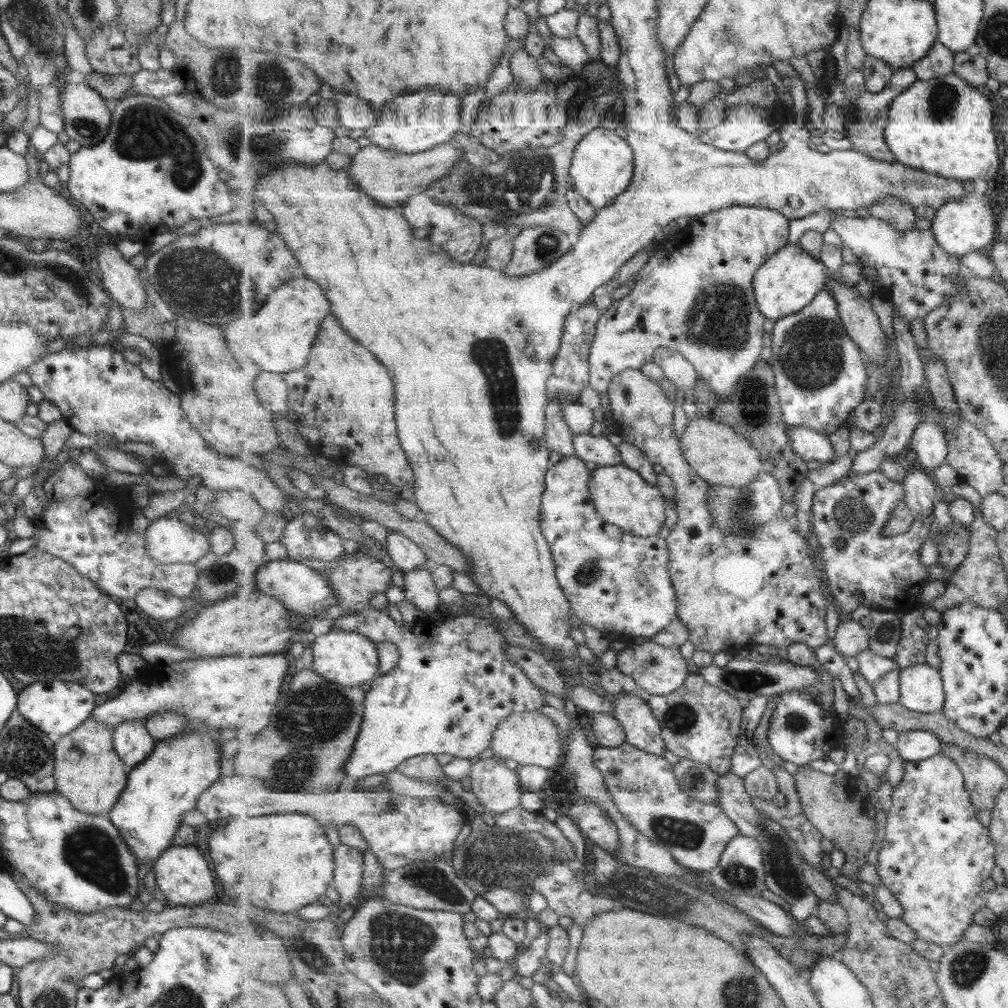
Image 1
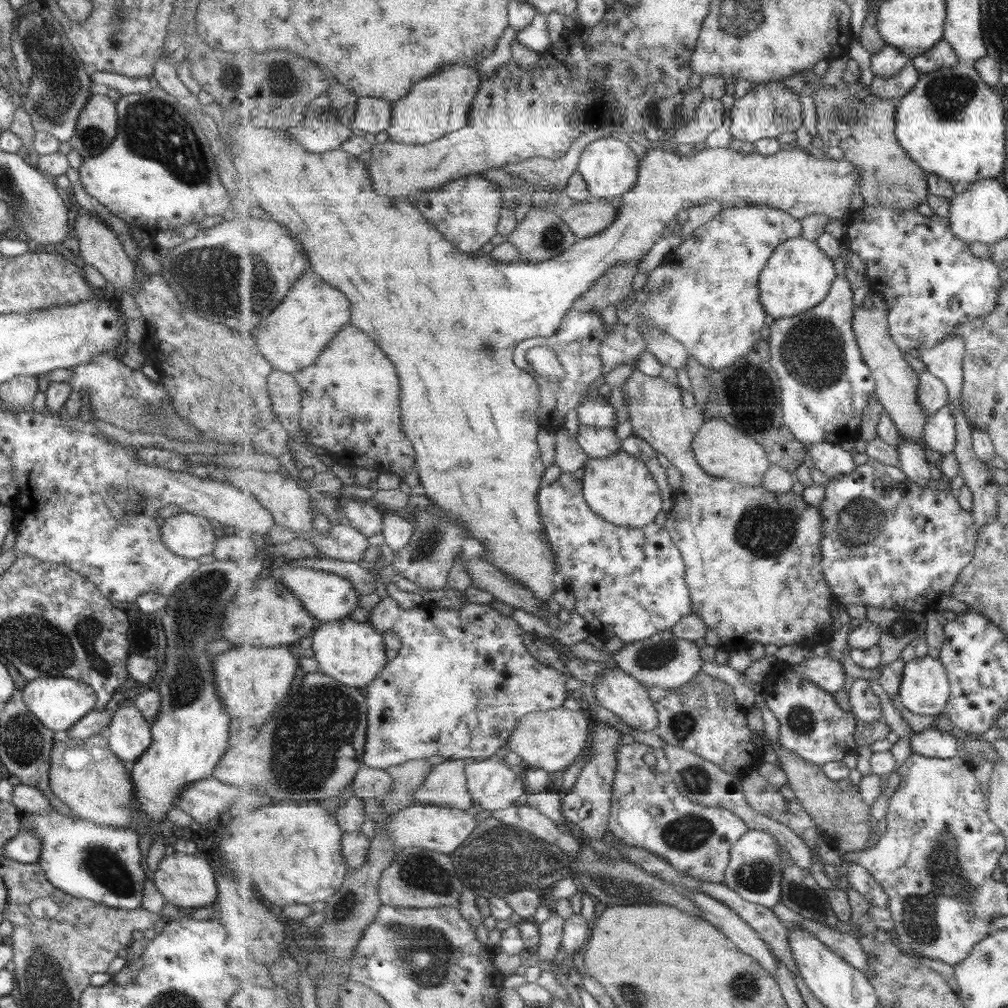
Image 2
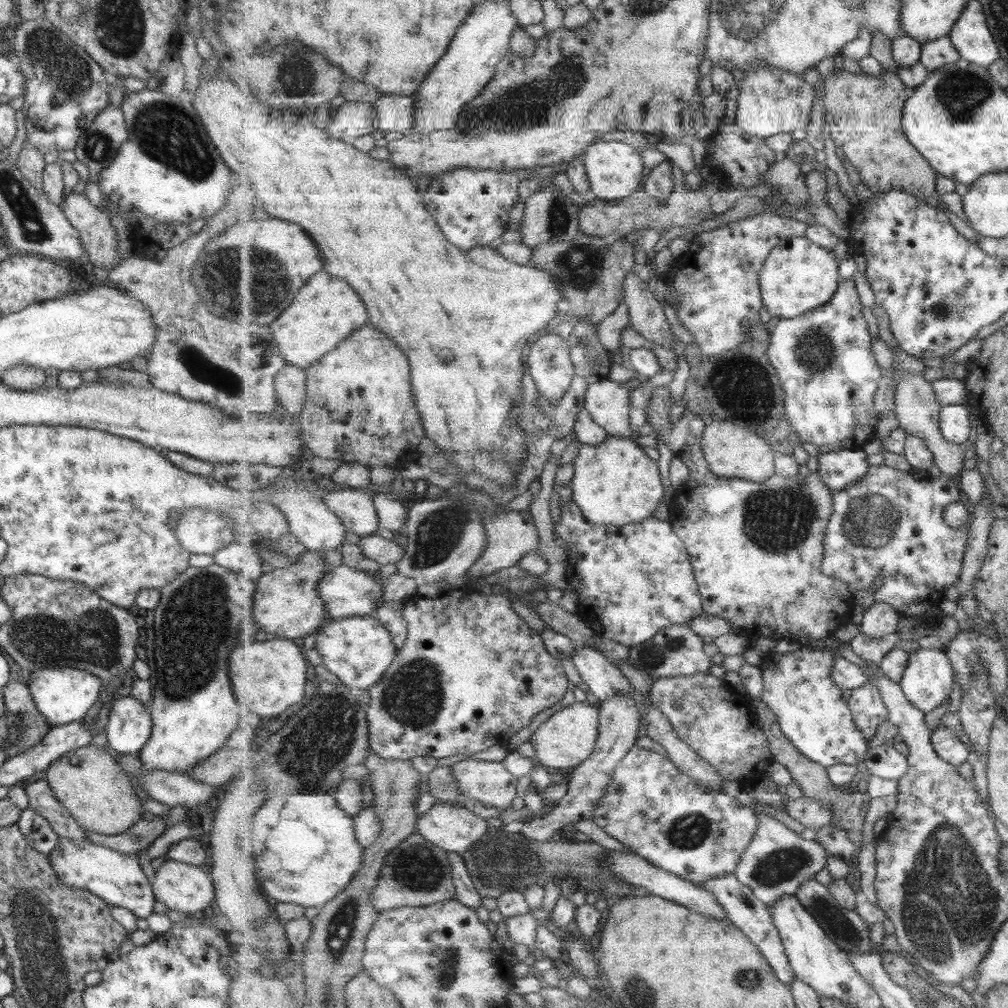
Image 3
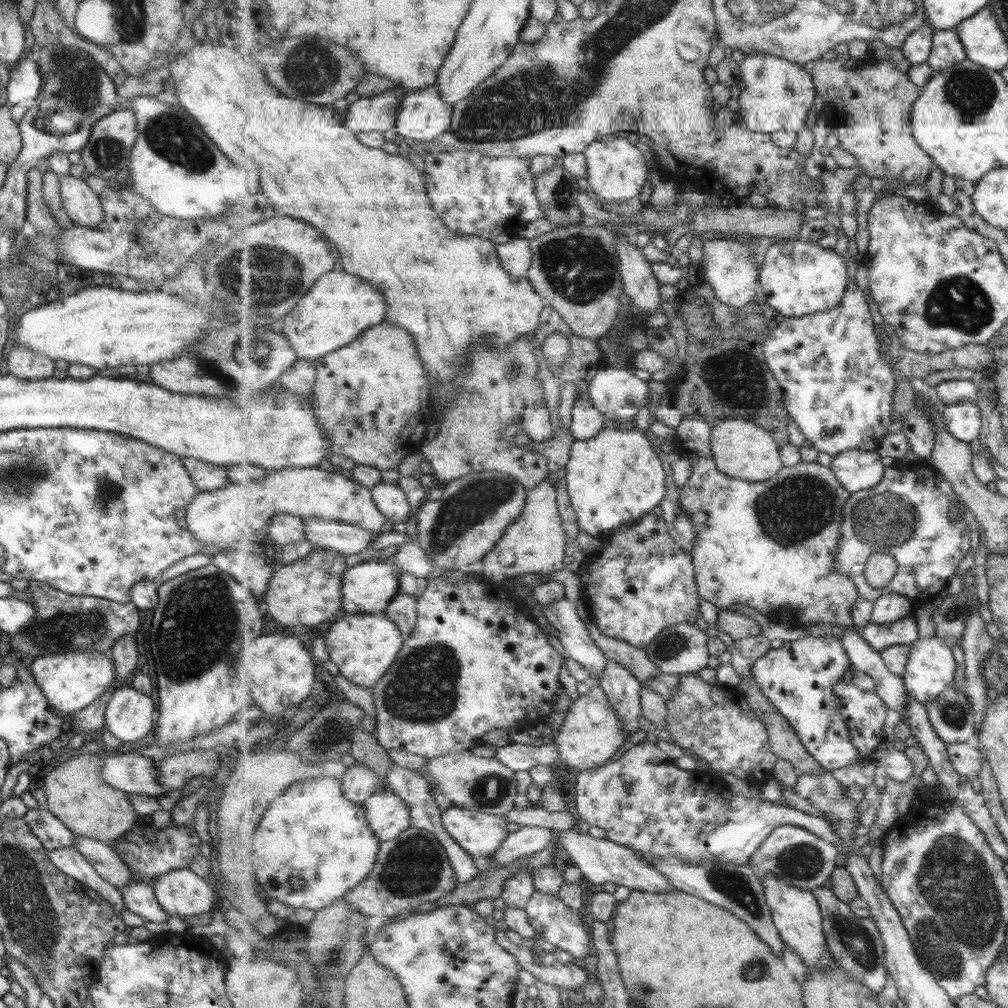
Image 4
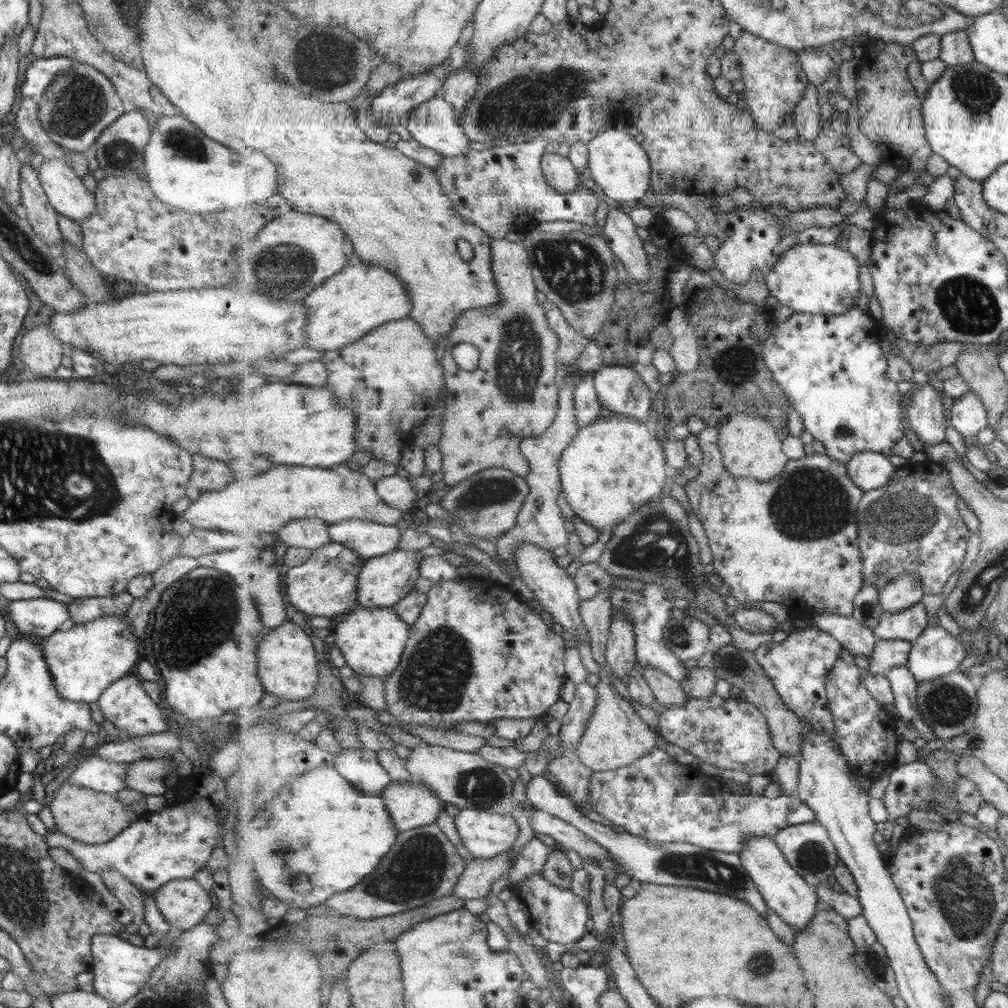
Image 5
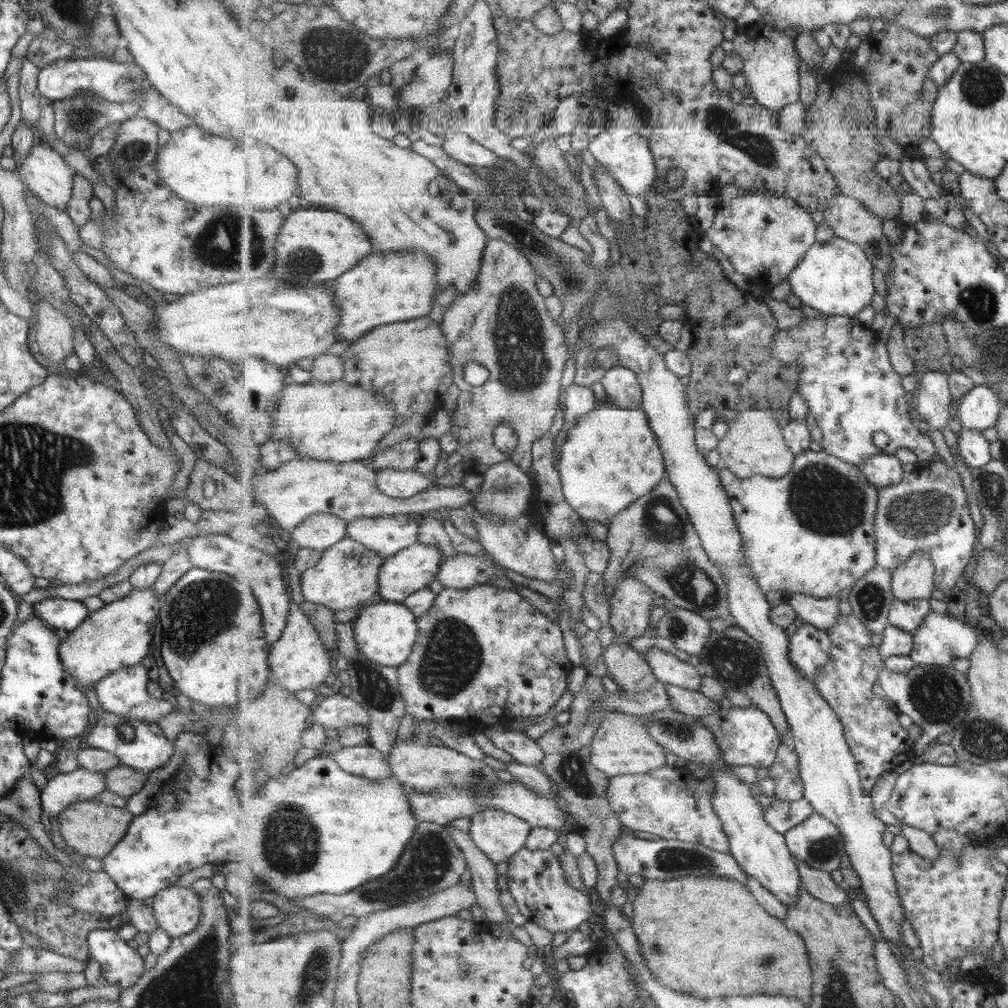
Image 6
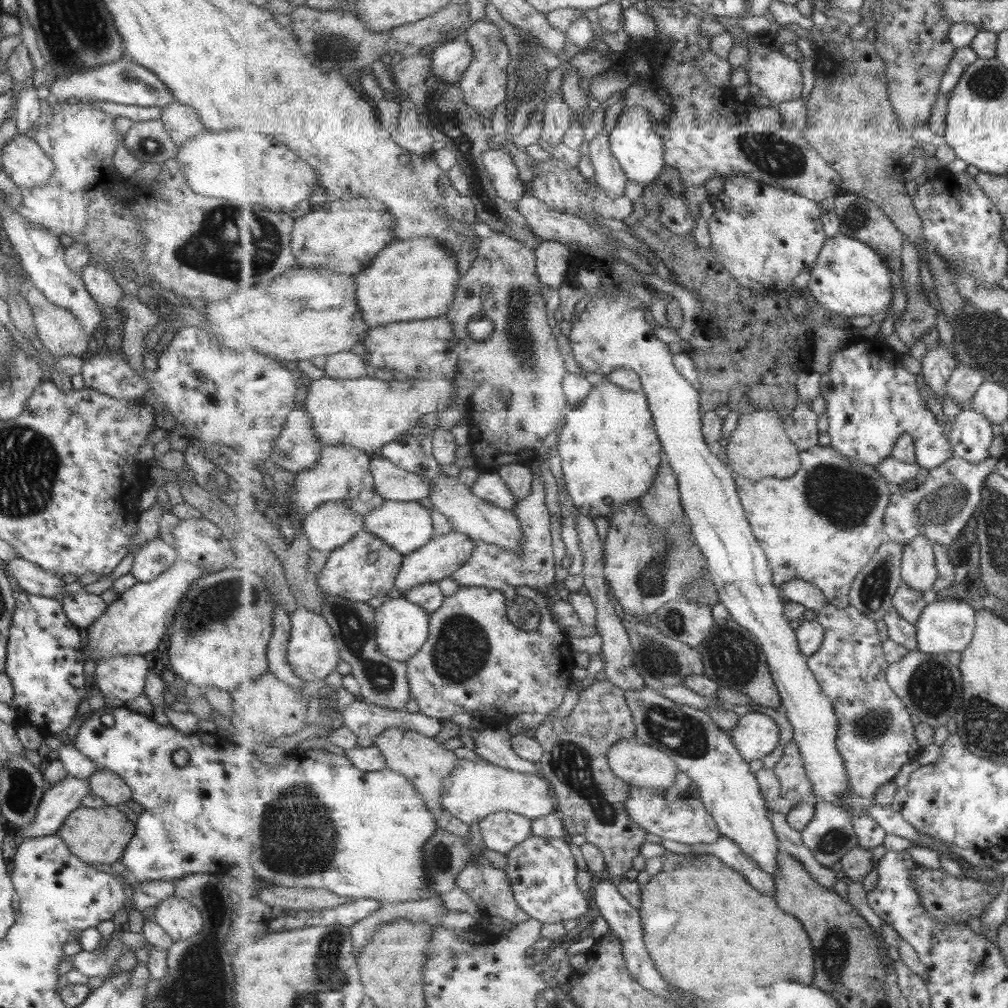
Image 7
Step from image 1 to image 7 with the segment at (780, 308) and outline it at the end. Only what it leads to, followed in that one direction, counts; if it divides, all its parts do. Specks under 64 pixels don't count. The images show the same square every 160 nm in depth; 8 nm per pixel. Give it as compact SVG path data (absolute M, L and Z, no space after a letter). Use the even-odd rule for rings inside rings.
M840 233L838 236L829 237L820 254L812 267L807 287L825 308L847 317L867 315L871 317L877 312L885 312L889 306L890 310L893 308L891 266L887 259L883 259L881 254L865 241Z

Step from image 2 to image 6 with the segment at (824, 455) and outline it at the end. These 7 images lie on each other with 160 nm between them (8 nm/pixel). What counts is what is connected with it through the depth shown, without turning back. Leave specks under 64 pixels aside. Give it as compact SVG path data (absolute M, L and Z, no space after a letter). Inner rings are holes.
M878 454L871 456L859 466L871 484L885 487L901 482L905 476L903 463L895 455Z

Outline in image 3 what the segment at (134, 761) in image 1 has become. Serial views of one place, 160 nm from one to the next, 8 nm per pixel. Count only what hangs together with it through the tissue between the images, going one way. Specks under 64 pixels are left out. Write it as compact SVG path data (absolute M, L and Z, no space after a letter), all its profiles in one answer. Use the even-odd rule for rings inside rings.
M131 696L117 698L112 700L112 703L107 725L103 728L107 738L106 749L116 756L138 754L150 738L152 723L149 709Z

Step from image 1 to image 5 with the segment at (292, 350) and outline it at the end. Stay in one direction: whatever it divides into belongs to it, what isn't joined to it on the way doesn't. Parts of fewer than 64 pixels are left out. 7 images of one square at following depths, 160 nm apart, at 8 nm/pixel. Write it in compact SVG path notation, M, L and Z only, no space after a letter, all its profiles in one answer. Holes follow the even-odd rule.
M359 261L310 292L305 301L309 309L307 347L323 352L340 350L358 342L375 328L407 317L413 310L408 288L397 275L381 266Z

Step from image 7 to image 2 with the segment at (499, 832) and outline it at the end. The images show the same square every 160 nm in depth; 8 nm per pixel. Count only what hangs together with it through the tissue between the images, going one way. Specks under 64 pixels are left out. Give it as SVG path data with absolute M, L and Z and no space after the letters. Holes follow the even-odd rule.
M364 799L365 817L372 819L376 827L387 827L390 841L399 850L421 846L429 850L449 854L459 848L469 834L479 826L473 812L463 811L460 808L448 807L447 805L423 805L413 804L405 810L399 810L393 816L385 816L383 812L384 802L381 799Z

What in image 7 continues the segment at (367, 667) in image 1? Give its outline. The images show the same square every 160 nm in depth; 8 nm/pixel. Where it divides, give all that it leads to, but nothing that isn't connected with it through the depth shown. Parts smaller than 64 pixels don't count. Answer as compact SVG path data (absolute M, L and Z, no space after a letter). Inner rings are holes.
M407 595L395 596L382 603L375 613L378 648L383 654L397 661L408 661L417 654L430 637L430 612L422 605L411 602Z

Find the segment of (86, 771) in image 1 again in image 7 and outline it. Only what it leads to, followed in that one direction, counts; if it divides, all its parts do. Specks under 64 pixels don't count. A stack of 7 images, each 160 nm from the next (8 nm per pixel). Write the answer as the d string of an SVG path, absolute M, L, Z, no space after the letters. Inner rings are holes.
M104 805L98 809L79 806L68 814L56 835L66 844L68 851L84 863L111 865L120 859L127 841L134 835L134 828L117 806Z

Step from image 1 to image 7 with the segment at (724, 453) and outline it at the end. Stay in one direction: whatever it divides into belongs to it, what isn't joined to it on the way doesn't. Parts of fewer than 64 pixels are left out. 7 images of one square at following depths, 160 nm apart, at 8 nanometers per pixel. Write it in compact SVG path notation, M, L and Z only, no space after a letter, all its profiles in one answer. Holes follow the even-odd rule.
M753 412L740 418L739 428L728 438L726 449L734 475L753 481L771 477L790 478L802 467L800 450L786 433L784 422L779 420L777 412Z

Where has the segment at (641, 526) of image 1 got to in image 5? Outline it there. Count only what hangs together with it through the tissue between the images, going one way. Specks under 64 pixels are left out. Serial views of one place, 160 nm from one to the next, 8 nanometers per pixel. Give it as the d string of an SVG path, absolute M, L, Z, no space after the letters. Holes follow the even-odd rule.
M612 411L607 417L600 416L593 424L580 427L559 463L563 496L575 516L599 530L603 530L605 526L614 528L643 505L659 497L665 484L671 479L671 473L668 460L665 460L664 446L661 446L655 435L649 430L647 423Z

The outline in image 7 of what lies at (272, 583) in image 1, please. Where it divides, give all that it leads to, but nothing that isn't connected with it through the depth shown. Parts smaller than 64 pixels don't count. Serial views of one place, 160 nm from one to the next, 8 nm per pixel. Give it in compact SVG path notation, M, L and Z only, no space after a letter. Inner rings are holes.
M452 530L449 534L435 535L423 548L404 556L400 574L396 578L396 594L407 595L412 588L421 584L439 582L443 578L453 576L455 571L469 562L477 543L477 540L473 540L464 532L457 530Z

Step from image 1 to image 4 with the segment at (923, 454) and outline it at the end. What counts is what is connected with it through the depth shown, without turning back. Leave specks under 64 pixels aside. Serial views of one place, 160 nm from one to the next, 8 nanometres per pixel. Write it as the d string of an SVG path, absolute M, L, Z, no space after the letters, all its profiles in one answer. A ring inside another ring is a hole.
M961 402L946 405L943 419L948 431L963 442L980 437L982 431L982 410L976 403Z

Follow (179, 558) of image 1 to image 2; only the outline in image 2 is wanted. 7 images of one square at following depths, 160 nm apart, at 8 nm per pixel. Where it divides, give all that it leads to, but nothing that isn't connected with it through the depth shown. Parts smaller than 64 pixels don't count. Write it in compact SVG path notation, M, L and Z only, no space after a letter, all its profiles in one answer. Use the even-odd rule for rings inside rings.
M179 513L166 518L158 531L165 548L181 558L196 560L211 555L220 527L191 513Z

